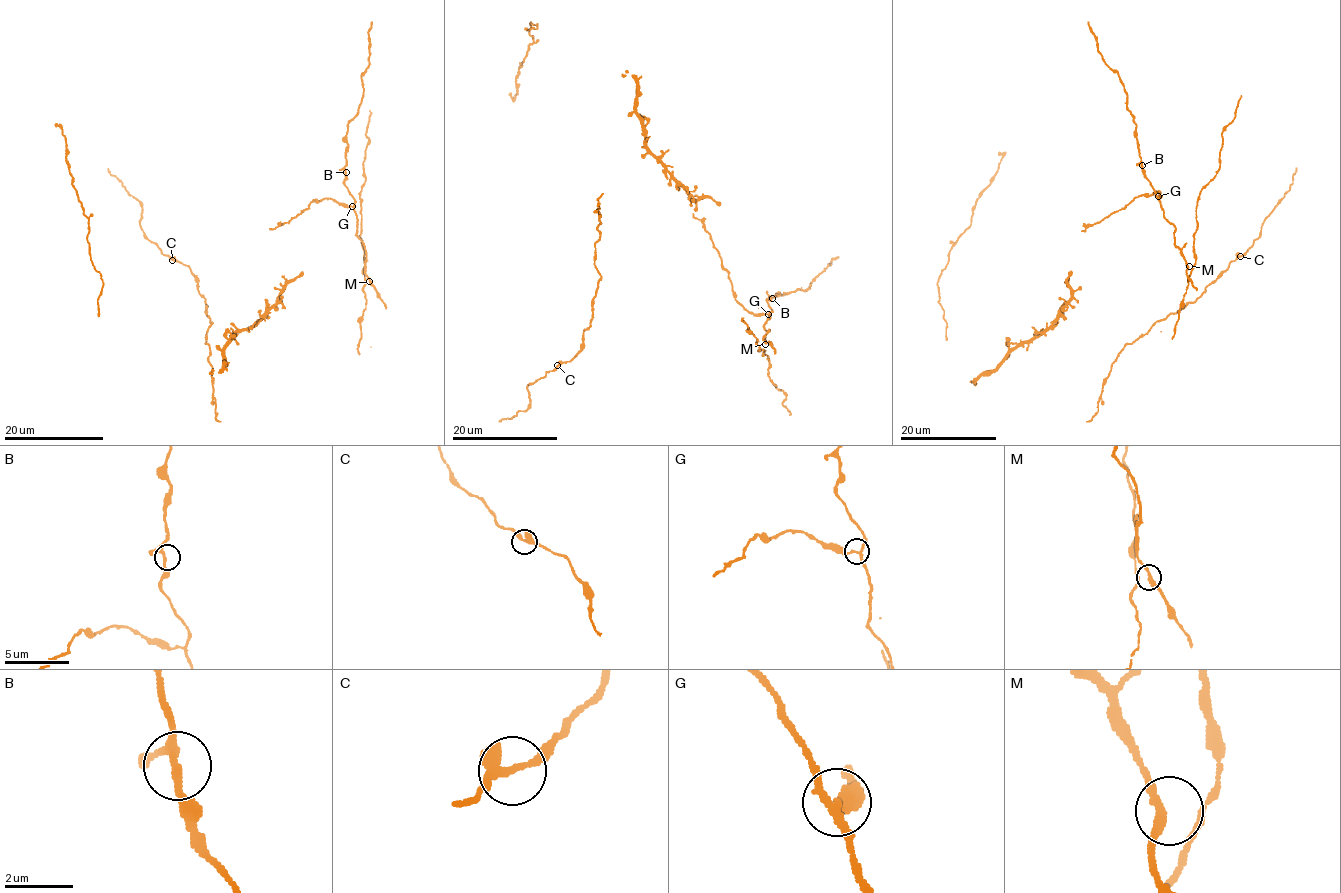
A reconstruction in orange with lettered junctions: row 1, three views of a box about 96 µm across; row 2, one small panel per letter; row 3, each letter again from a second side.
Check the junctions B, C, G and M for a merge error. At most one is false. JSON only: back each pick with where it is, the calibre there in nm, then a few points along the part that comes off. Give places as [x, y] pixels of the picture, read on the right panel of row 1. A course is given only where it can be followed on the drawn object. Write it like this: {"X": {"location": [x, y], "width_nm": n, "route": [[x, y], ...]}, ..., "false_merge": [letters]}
{"G": {"location": [1158, 196], "width_nm": 190, "route": [[1158, 197], [1161, 194], [1158, 191], [1135, 196], [1124, 208], [1081, 231]]}, "false_merge": ["G"]}

